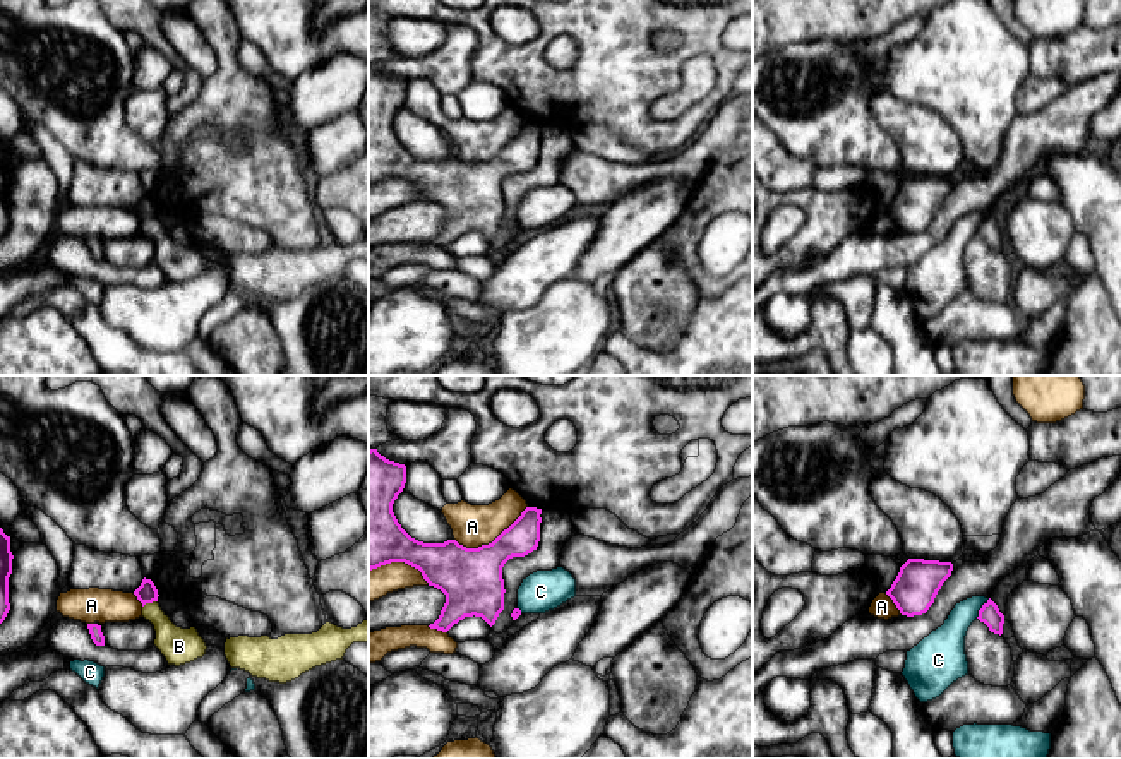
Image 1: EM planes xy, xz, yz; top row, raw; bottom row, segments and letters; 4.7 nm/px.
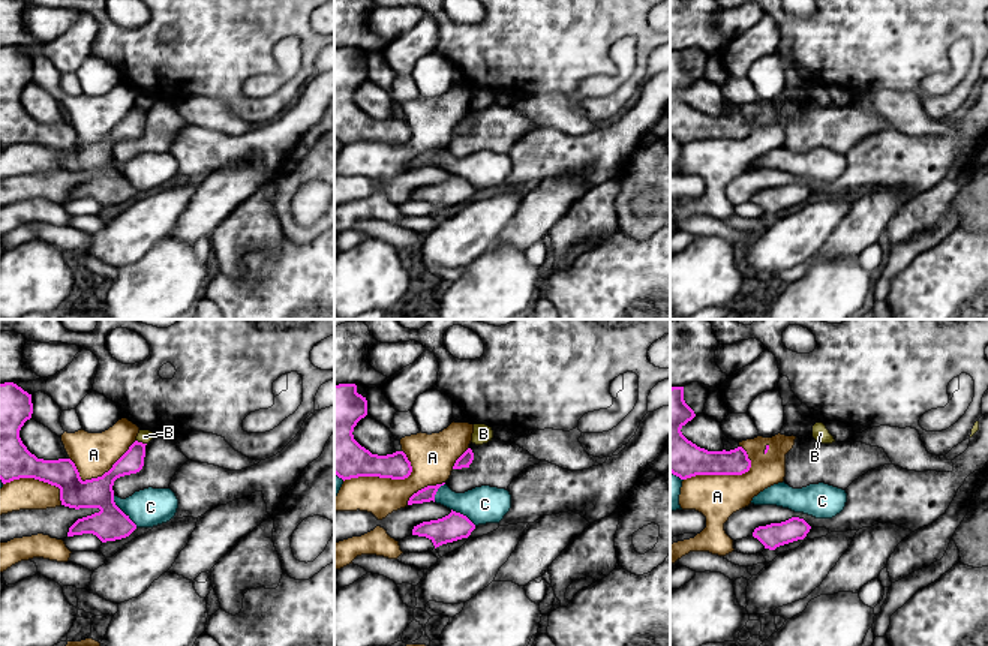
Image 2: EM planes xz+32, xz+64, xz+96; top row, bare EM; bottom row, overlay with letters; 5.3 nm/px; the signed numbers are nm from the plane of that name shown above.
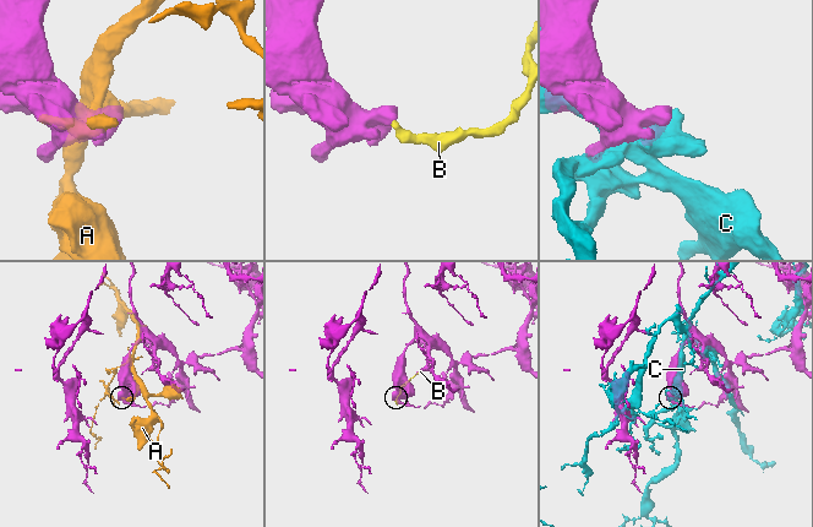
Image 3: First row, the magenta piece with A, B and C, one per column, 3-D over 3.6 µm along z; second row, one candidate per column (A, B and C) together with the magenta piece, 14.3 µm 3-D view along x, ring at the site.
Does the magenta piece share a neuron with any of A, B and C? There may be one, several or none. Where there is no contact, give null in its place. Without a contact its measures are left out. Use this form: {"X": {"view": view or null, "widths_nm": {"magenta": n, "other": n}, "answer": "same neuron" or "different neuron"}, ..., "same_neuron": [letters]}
{"A": {"view": "xz", "widths_nm": {"magenta": 280, "other": 190}, "answer": "different neuron"}, "B": {"view": "xy", "widths_nm": {"magenta": 100, "other": 170}, "answer": "different neuron"}, "C": {"view": "yz", "widths_nm": {"magenta": 100, "other": 190}, "answer": "different neuron"}, "same_neuron": []}

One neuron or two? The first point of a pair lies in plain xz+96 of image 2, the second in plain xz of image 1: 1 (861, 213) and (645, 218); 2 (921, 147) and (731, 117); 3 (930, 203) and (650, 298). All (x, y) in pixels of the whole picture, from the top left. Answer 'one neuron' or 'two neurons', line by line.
1: one neuron
2: one neuron
3: one neuron

